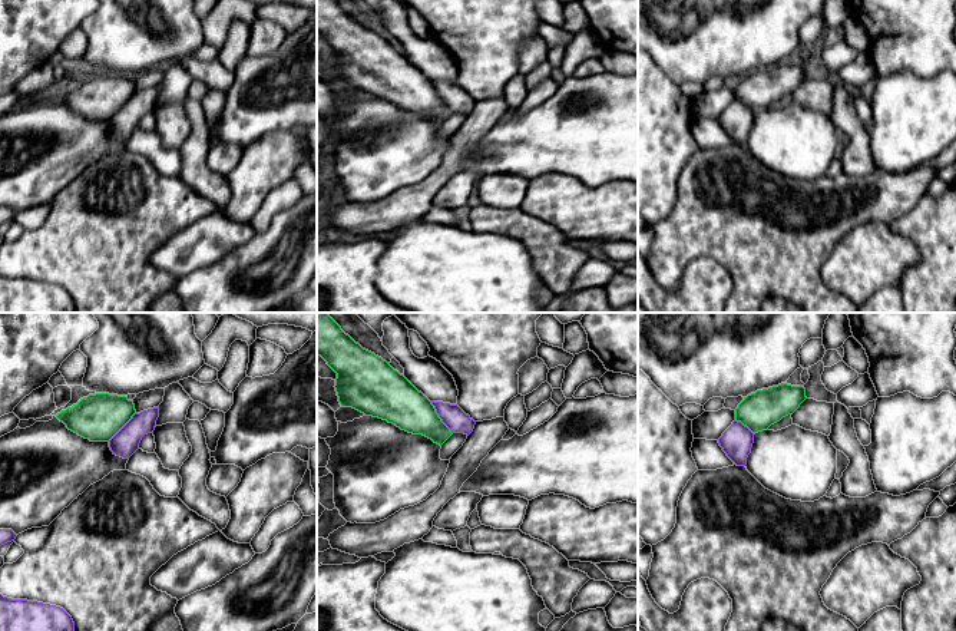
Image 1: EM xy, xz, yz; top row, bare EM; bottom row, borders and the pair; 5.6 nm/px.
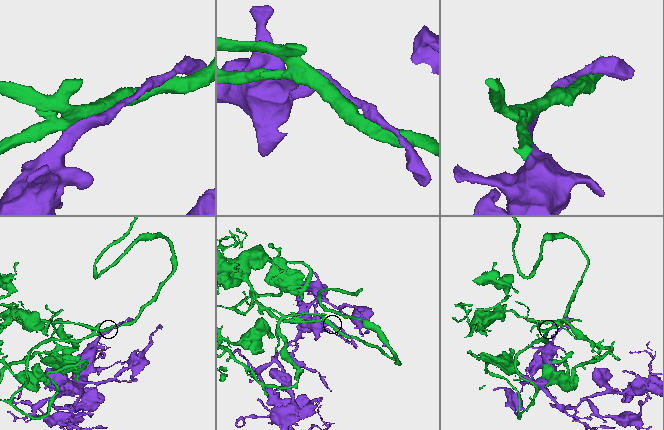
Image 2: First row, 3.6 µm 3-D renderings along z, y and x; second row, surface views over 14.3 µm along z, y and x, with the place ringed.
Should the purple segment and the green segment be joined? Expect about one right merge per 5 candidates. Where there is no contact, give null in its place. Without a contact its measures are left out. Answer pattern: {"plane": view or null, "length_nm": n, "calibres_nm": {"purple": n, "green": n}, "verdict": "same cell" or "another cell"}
{"plane": "xz", "length_nm": 220, "calibres_nm": {"purple": 120, "green": 240}, "verdict": "same cell"}

